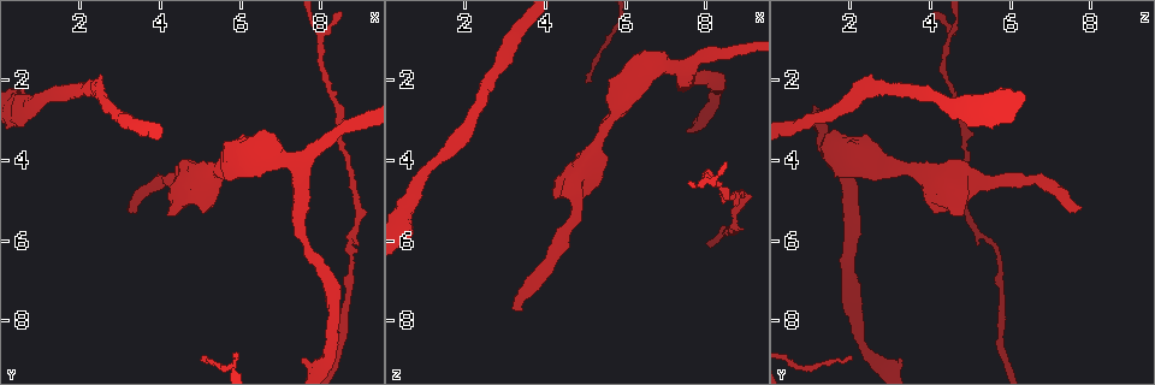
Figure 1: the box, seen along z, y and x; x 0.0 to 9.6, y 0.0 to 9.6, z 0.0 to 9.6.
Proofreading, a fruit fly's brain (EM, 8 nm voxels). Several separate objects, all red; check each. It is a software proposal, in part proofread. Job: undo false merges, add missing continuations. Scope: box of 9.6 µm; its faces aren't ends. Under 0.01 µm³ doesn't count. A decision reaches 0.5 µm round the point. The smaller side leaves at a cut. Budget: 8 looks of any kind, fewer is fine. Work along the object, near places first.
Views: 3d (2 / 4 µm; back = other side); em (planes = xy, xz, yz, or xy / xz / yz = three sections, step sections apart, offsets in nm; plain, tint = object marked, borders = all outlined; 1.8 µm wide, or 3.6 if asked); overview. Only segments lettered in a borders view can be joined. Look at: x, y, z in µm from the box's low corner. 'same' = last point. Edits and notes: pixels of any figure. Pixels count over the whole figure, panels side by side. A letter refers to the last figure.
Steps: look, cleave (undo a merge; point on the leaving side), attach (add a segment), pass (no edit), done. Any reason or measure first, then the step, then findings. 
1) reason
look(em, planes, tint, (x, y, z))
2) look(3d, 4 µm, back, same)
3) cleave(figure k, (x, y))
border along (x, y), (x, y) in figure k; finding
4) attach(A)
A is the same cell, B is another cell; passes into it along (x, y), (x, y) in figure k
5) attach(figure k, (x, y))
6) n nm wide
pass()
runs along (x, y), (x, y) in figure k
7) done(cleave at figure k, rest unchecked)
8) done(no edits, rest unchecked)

branch stops here
look(em, planes, tint, (4.40, 4.25, 4.95))

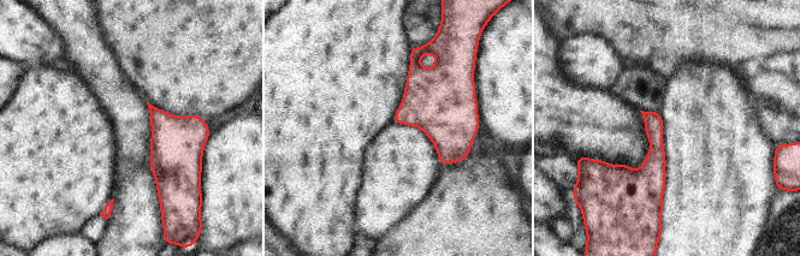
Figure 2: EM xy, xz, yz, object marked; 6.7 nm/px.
look(em, planes, borders, same)

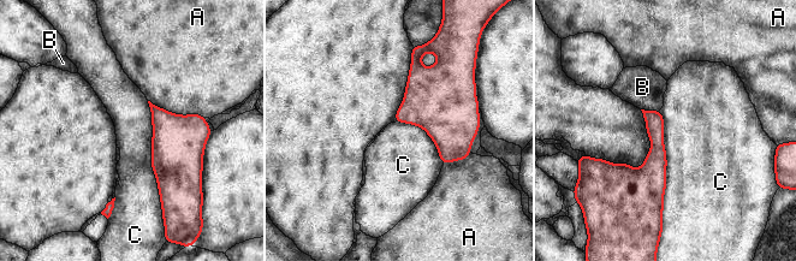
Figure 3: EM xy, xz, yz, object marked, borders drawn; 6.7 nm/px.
pass()
A, B and C are other cells; border along (147, 101), (150, 167), (161, 205) in figure 3; none of them fits

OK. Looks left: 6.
free end
look(em, xy, step 4, borders, (3.35, 5.30, 7.80))

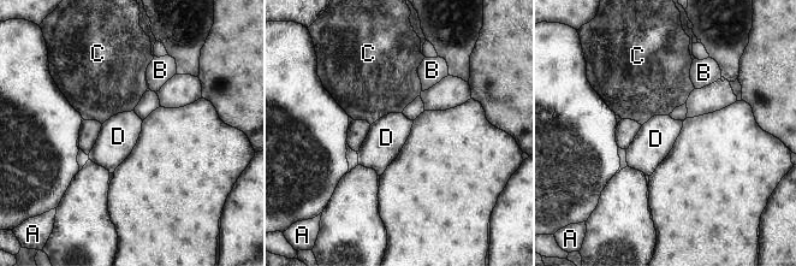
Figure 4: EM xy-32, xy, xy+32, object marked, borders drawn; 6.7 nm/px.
cut it another way
look(em, planes, borders, same)

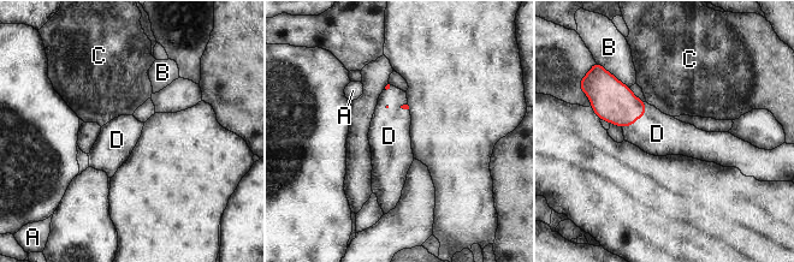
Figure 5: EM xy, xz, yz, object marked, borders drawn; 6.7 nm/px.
attach(D)
D is the same cell, A, B and C are other cells; passes into it along (612, 101), (640, 115), (657, 134) in figure 5; it goes on there

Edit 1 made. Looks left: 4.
look(overview)

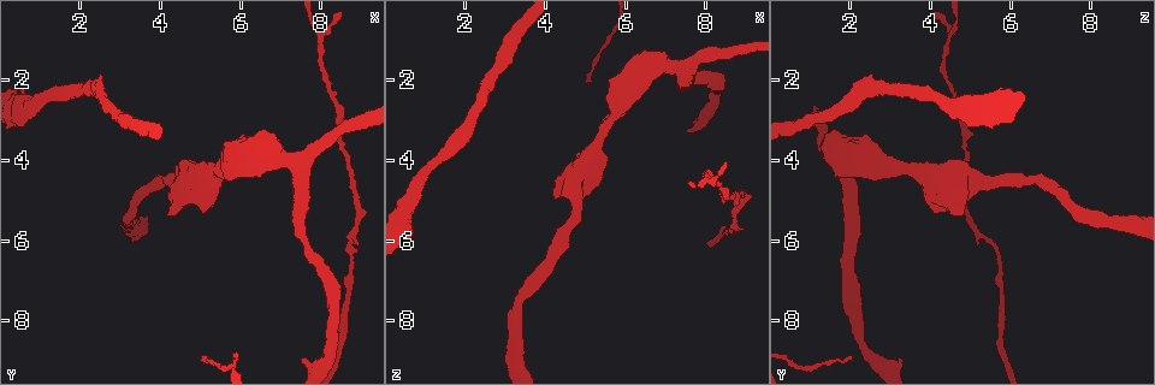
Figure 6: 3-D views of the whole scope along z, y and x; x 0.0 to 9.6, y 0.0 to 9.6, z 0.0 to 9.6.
long arm stops here
look(3d, 2 µm, (7.55, 9.00, 3.35))

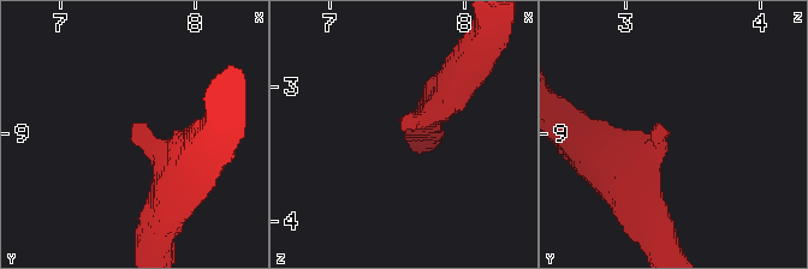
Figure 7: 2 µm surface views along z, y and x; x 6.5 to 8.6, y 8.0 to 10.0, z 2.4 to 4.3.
look(em, planes, borders, (7.52, 8.94, 3.30))

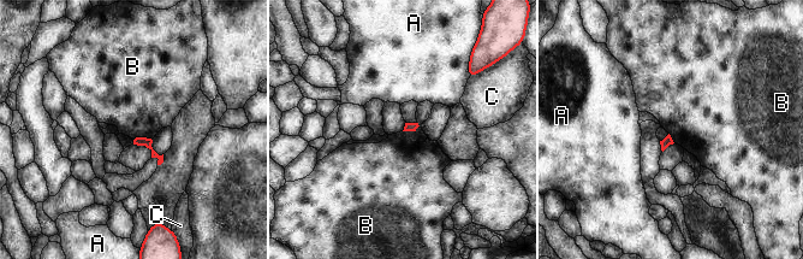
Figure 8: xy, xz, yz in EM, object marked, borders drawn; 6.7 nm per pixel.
pass()
A, B and C are other cells; border along (152, 139), (135, 137), (132, 140) in figure 8; none of them fits

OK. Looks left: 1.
done(attach at figure 5, rest unchecked)

